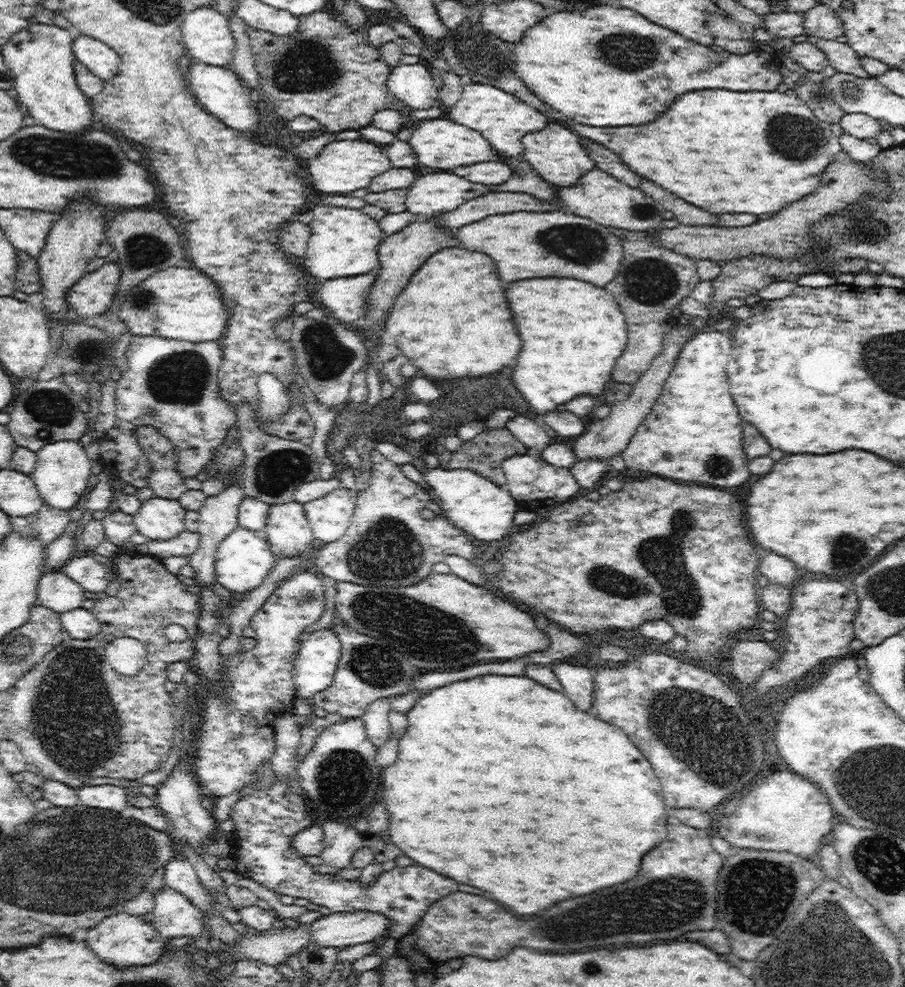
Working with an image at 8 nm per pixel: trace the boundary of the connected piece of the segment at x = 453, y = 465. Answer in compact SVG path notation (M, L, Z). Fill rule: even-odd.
M506 427L487 428L452 453L446 470L473 470L494 484L506 486L502 462L515 455L527 455L527 449Z

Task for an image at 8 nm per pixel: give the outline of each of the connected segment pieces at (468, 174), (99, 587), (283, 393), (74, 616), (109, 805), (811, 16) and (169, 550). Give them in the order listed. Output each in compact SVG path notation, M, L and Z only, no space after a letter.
M500 160L477 162L470 166L458 166L458 168L453 168L452 172L473 183L480 182L490 185L506 182L512 174L512 169L508 163Z
M84 552L72 557L62 568L62 572L88 592L104 594L110 584L110 573L106 566Z
M263 373L257 382L259 403L257 416L259 420L280 420L290 410L290 395L286 385L272 374Z
M80 607L59 613L59 619L72 639L88 640L101 631L100 621L90 609Z
M107 782L104 785L82 785L77 794L80 803L91 808L123 813L128 806L124 788L113 785L113 782Z
M818 3L805 12L804 32L816 38L834 40L843 35L844 25L829 6Z
M185 529L169 539L147 539L150 555L156 557L189 557L199 545L199 534Z

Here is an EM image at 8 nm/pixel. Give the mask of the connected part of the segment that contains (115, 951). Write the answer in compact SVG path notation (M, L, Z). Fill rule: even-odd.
M116 914L104 918L96 928L88 930L86 944L106 962L114 964L116 968L130 968L130 966L146 966L158 962L162 956L165 941L154 929L154 924L146 916L130 916L130 914Z

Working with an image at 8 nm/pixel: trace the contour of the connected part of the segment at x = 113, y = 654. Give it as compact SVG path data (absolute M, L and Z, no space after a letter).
M120 637L107 644L105 658L116 673L134 676L147 663L147 648L136 638Z

